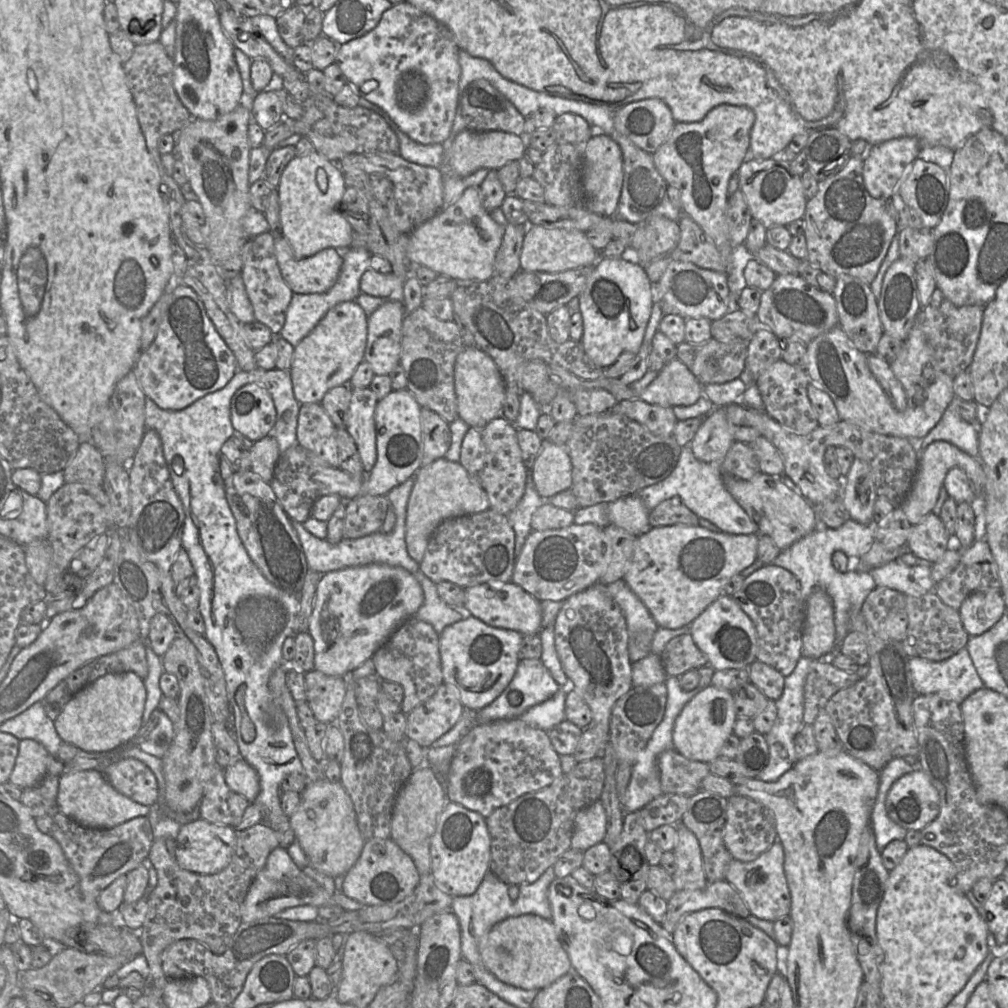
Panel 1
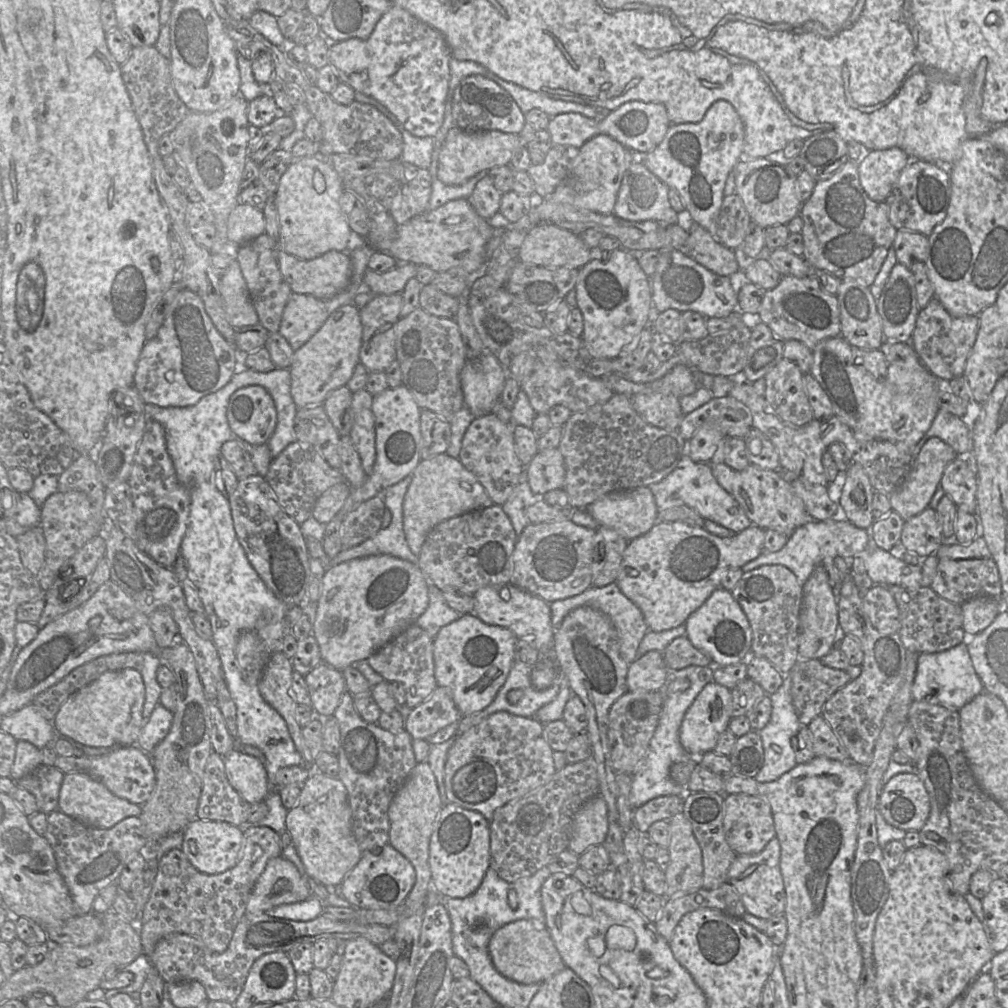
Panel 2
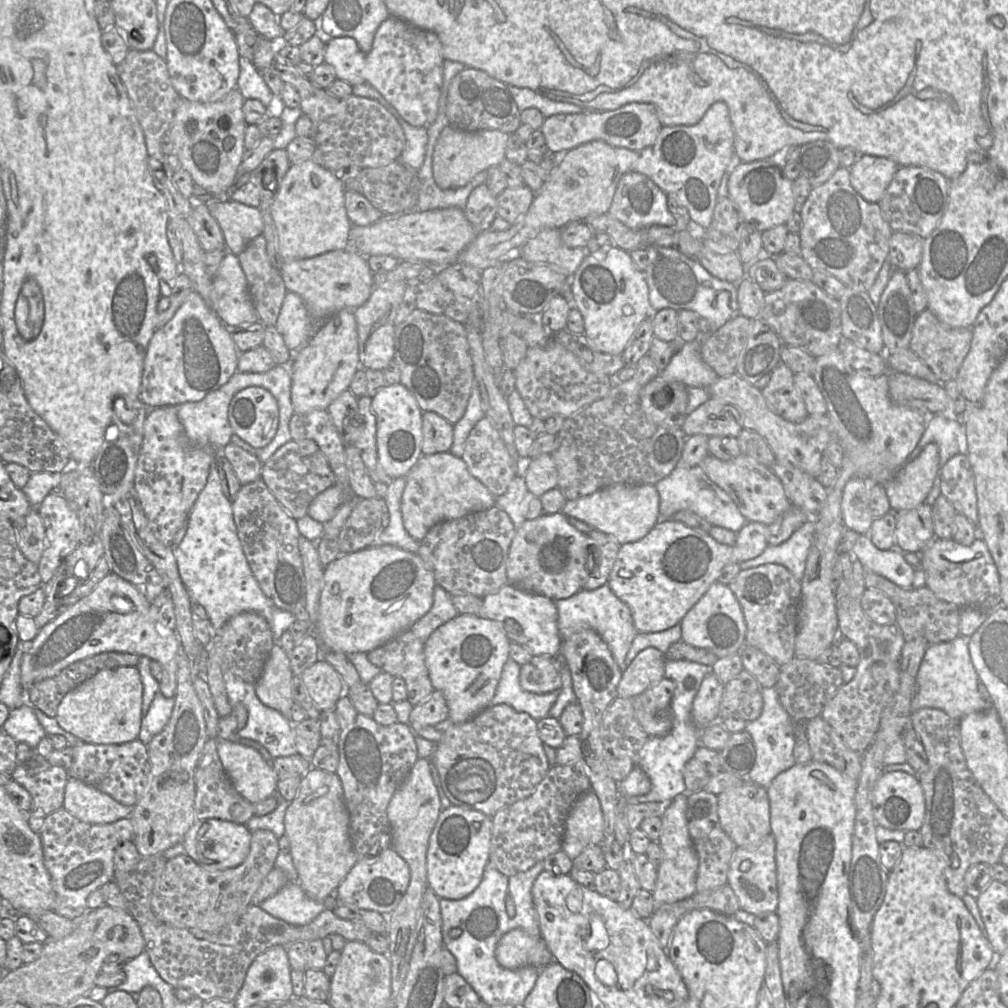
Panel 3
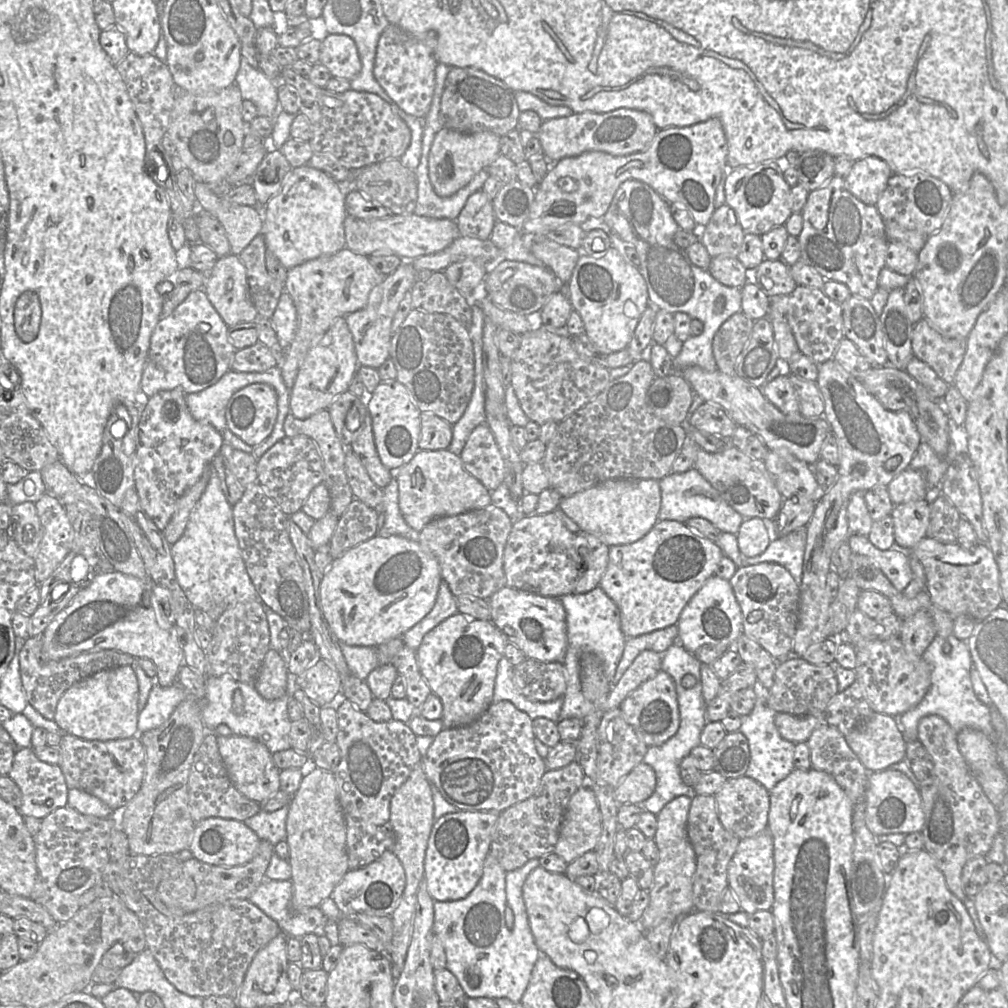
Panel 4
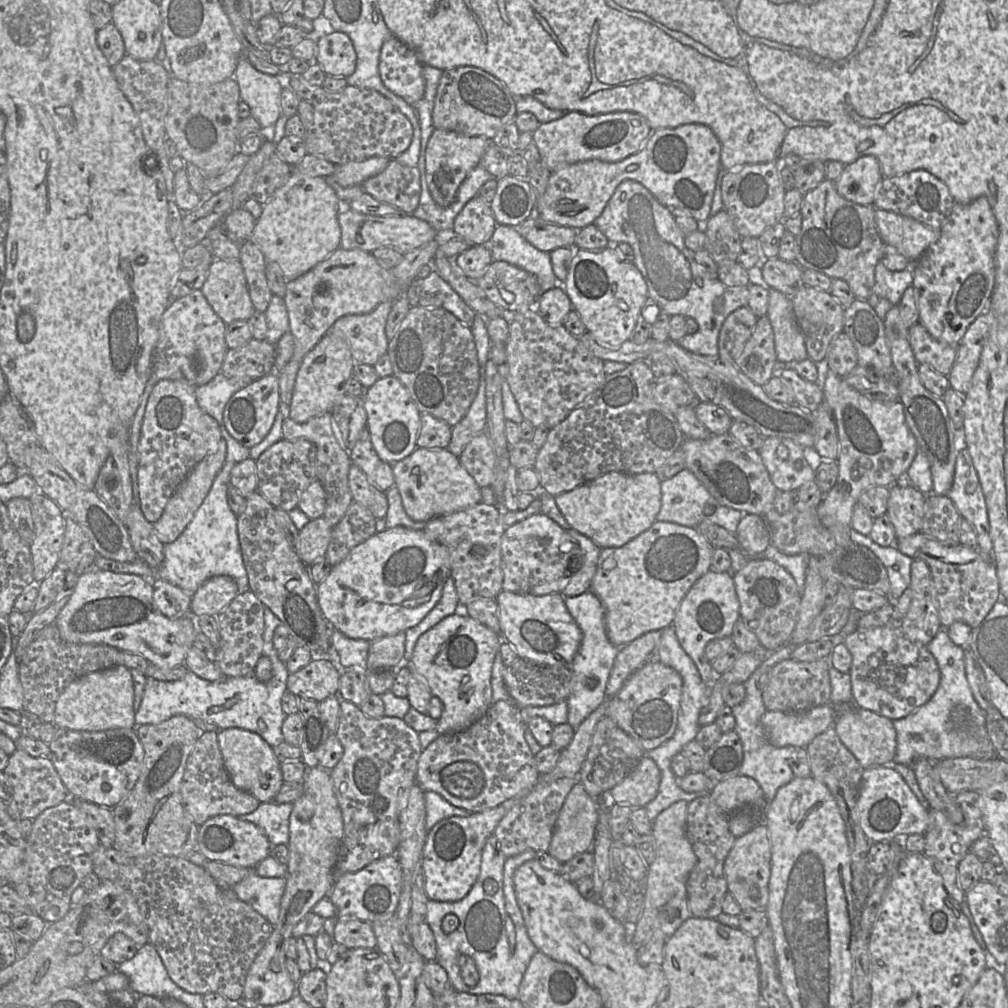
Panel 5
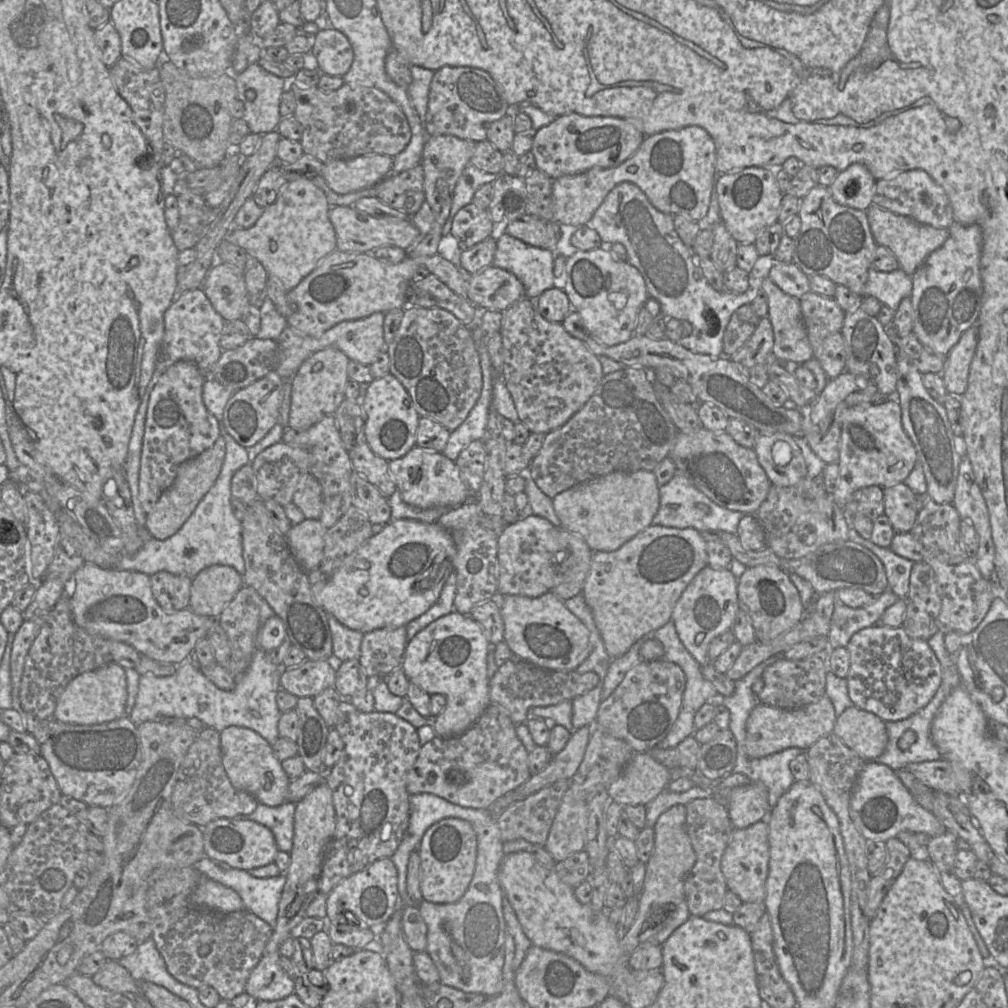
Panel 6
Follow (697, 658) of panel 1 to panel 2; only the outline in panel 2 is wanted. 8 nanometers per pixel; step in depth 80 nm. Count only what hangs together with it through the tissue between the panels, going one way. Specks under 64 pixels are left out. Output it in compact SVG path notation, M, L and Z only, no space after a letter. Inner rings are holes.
M685 636L675 638L663 651L663 659L668 671L680 670L688 666L711 666L711 657L695 648Z

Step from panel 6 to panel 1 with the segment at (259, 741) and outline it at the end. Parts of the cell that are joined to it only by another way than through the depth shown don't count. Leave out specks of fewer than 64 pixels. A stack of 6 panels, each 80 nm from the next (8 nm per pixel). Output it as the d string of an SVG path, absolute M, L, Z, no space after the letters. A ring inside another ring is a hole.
M243 758L224 768L224 779L232 791L242 795L250 803L257 798L260 791L258 773Z

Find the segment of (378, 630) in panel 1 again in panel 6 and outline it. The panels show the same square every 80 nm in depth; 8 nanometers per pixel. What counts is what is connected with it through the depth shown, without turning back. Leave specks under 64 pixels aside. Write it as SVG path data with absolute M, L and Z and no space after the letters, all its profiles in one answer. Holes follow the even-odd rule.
M412 519L389 521L381 532L372 535L347 557L326 582L314 584L313 597L327 614L361 633L406 626L428 611L438 600L454 570L455 556L456 546L451 534L437 522L425 523Z

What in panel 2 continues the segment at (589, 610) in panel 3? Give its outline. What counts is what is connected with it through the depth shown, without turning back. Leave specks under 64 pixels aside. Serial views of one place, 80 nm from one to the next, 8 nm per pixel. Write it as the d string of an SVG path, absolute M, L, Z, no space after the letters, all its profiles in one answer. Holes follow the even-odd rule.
M616 583L604 587L591 586L581 594L573 597L556 600L550 603L551 622L554 630L557 630L564 618L574 609L588 606L605 614L613 623L620 642L620 654L627 664L637 658L637 649L644 635L649 631L641 610L627 598Z

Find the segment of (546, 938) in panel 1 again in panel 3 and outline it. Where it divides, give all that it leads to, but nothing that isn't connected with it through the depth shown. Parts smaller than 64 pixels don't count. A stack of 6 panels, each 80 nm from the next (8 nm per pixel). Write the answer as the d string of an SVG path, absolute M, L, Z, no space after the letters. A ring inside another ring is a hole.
M520 928L505 933L495 948L498 964L515 970L526 966L539 969L555 961L544 941L536 940Z

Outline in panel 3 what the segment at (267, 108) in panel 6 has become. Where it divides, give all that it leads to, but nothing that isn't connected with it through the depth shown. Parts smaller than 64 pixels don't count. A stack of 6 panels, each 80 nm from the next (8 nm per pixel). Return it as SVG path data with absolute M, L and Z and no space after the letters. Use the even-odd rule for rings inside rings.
M239 56L240 73L237 81L237 89L244 99L257 99L269 109L269 113L275 112L275 96L265 83L261 72L253 63Z

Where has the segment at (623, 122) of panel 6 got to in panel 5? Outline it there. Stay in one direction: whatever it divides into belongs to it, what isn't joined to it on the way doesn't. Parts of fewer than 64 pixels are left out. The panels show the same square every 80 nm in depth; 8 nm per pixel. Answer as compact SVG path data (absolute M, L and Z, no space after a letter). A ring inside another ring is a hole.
M566 112L557 120L542 123L533 132L533 142L538 148L541 162L552 172L567 164L588 160L619 162L637 153L653 129L640 114L614 112L600 115L585 115L580 112Z

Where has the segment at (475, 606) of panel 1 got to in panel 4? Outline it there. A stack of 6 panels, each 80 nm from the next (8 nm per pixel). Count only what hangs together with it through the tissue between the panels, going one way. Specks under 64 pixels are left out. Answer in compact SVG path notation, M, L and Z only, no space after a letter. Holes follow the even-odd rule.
M505 585L488 598L491 622L503 633L507 643L515 644L528 659L561 662L567 647L566 612L559 598Z

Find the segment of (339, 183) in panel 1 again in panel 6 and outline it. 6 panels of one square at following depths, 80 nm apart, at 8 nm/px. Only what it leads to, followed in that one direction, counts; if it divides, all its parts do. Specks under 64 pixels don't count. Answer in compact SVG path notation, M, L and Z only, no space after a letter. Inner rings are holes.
M301 178L289 181L279 193L277 200L264 208L261 217L250 228L231 228L224 239L243 248L255 257L268 275L278 277L287 291L295 288L320 262L337 250L336 233L329 218L330 204L325 193L311 179Z

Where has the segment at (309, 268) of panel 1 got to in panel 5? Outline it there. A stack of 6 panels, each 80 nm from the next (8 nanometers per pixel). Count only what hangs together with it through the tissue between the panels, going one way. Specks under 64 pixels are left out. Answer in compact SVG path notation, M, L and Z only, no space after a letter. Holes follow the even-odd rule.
M339 247L322 262L298 278L286 283L285 305L290 332L294 338L292 357L279 375L279 394L282 408L289 408L295 379L305 355L342 316L366 314L385 301L395 301L404 295L402 283L392 270L378 264L371 252L345 250Z

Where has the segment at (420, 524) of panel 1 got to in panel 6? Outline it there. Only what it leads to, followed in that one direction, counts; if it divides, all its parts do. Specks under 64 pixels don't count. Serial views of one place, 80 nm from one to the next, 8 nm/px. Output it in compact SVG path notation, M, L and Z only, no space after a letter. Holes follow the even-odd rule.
M416 445L403 457L388 462L397 490L400 491L403 501L409 505L421 509L438 506L457 507L468 500L475 500L476 494L472 494L461 479L455 461L442 452L429 451Z

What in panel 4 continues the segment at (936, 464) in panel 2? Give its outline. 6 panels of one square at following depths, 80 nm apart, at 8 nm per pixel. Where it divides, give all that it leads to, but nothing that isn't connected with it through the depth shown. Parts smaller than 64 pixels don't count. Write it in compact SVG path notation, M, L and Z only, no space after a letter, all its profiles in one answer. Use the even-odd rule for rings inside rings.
M907 468L887 485L887 490L893 505L899 505L910 501L923 500L928 485L923 472Z

